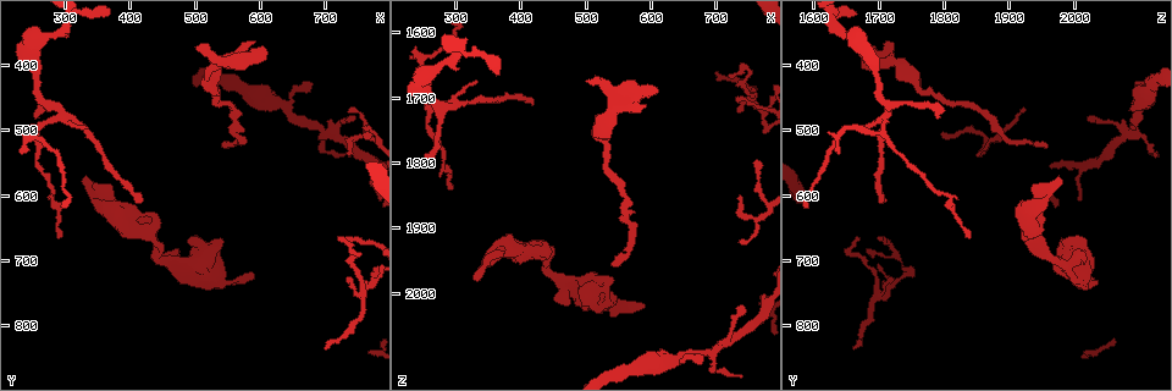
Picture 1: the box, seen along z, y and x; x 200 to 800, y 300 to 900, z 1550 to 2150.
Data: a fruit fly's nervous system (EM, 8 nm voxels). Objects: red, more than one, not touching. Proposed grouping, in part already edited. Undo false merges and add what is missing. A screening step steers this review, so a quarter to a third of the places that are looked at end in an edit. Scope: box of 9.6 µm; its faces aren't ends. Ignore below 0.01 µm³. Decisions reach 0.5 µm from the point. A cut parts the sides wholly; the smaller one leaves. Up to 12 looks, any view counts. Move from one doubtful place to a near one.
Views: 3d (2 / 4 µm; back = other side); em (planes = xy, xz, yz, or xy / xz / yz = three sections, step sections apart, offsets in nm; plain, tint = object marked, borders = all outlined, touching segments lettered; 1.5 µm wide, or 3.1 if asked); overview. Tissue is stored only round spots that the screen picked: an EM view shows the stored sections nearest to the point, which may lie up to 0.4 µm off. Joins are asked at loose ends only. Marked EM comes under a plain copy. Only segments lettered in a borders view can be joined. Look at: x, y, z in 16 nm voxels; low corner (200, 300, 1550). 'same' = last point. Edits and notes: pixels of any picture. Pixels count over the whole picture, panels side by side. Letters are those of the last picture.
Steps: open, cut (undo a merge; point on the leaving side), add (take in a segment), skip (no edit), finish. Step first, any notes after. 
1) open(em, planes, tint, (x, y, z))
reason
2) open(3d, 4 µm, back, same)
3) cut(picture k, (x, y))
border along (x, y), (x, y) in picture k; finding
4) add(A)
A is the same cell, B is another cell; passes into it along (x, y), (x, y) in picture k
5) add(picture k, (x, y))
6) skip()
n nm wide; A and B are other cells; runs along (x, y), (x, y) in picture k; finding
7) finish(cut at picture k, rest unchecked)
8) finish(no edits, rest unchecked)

open(em, xz, step 8, borders, (330, 500, 1675))
free end

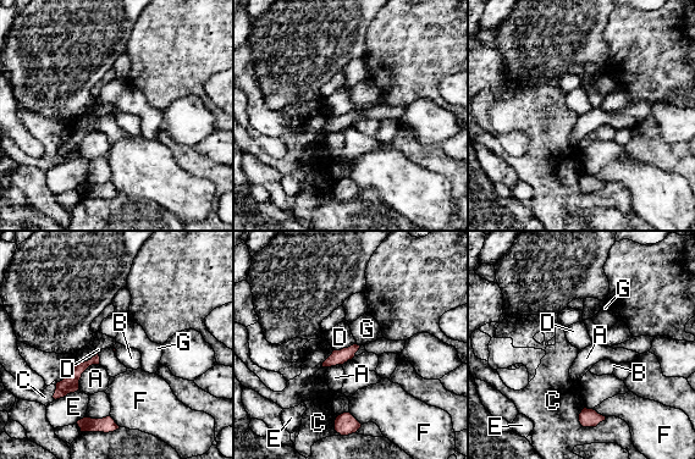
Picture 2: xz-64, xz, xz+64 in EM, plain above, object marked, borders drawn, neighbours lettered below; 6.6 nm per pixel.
skip()
A, B, C, D, E, F and G are other cells; border along (98, 364), (82, 374), (78, 390) in picture 2; none of them fits

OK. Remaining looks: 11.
open(em, planes, borders, (700, 835, 1660))
thin end

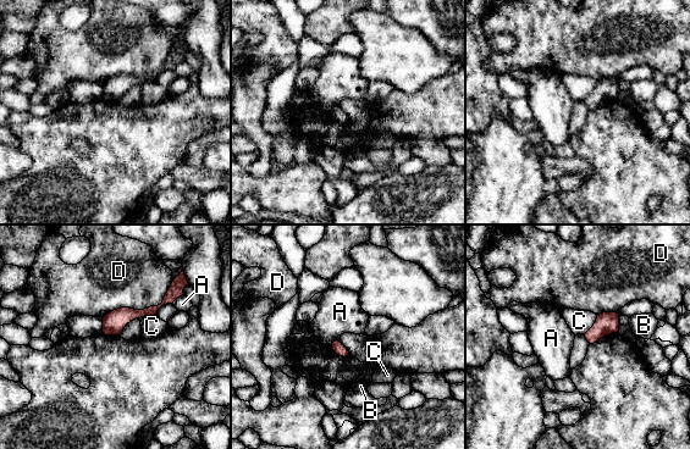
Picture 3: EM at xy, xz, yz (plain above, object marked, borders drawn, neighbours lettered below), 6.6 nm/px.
skip()
A, B, C and D are other cells; border along (336, 338), (330, 344) in picture 3; no lettered segment goes on from it

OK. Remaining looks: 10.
open(3d, 4 µm, (415, 610, 1715))
thin end

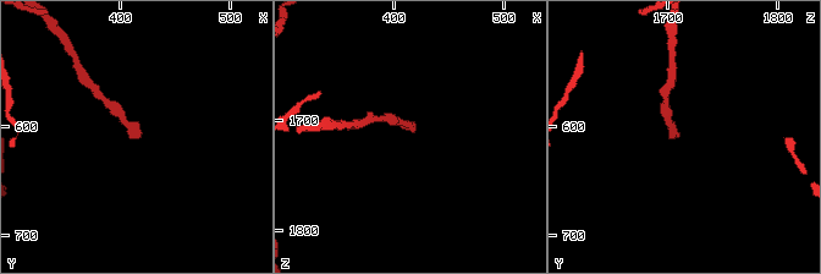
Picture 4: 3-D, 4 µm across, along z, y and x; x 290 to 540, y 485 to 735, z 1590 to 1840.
open(em, planes, borders, (418, 612, 1708))
need the tissue

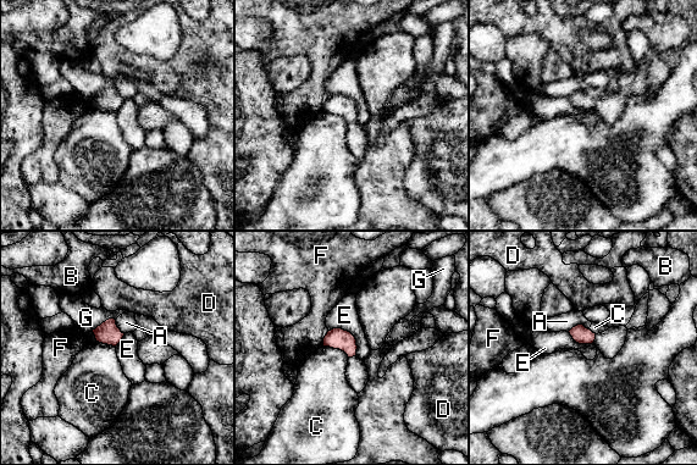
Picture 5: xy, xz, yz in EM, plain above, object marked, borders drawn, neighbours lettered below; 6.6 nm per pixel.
skip()
E touches over 260 nm; A, B, C, D, E, F and G are other cells; no lettered segment goes on from it

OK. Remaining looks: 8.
open(3d, 2 µm, (770, 510, 1885))
sharp bend

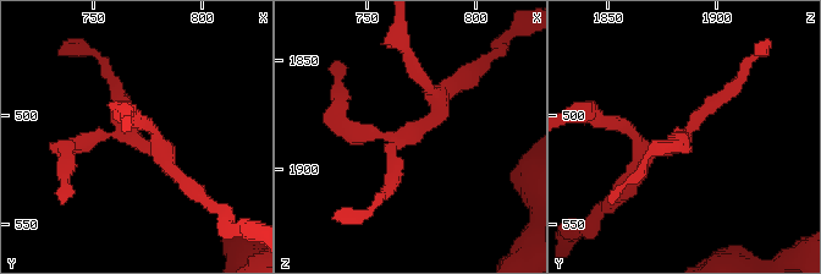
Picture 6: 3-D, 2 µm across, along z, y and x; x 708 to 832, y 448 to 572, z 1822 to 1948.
open(em, yz, step 8, tint, (768, 511, 1885))

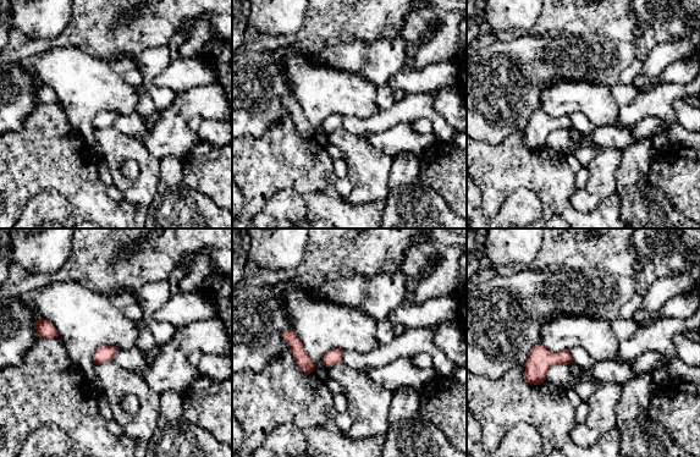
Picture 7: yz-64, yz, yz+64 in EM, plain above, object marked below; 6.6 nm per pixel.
open(em, planes, borders, same)

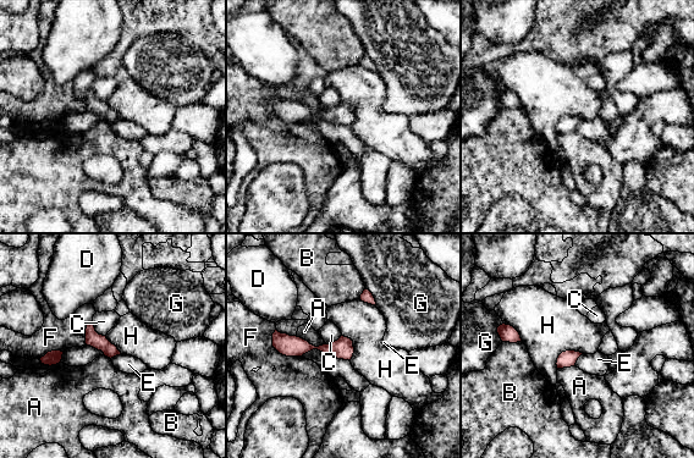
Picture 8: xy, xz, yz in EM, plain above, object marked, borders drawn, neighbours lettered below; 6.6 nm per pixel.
skip()
100 nm wide; A, B, C, D, E, F, G and H are other cells; border along (296, 336), (315, 346), (325, 345) in picture 8; continuous, no second neuron

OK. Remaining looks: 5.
open(em, yz, step 4, tint, (440, 635, 1925))
an open end

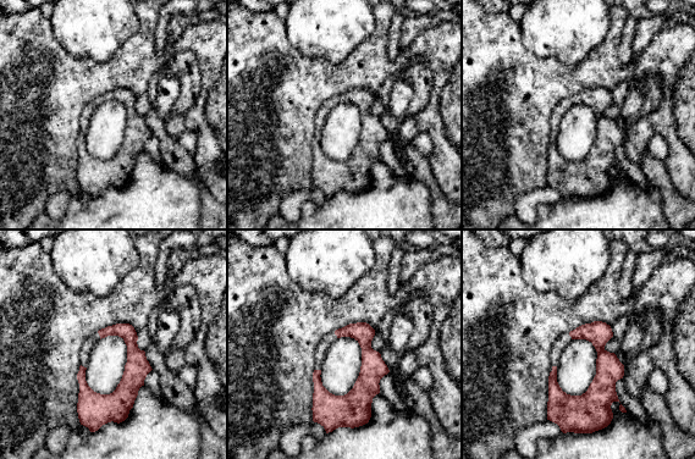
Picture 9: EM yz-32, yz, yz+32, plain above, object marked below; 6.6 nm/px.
open(em, planes, borders, same)
cut it another way

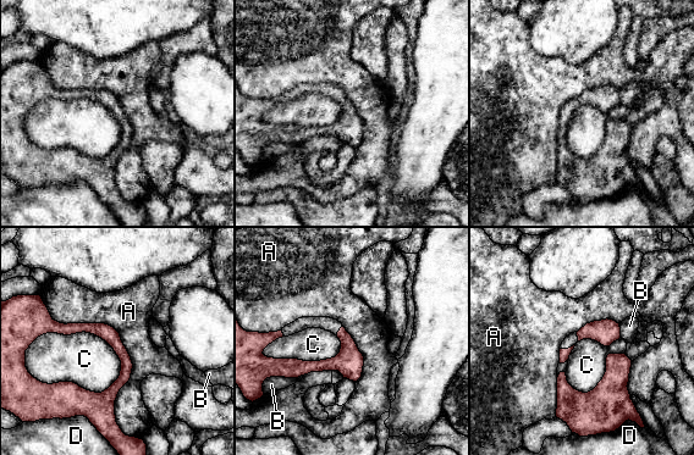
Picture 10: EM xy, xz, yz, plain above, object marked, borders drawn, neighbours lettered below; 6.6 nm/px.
skip()
A, B, C and D are other cells; border along (44, 304), (119, 333), (120, 427) in picture 10; none of them fits

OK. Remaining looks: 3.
finish(no edits, rest unchecked)

